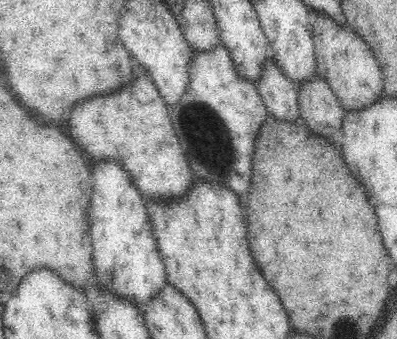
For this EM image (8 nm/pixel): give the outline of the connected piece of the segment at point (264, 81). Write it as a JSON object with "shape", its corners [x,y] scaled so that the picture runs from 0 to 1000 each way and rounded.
{"shape":[[[683,168],[670,171],[660,221],[645,257],[678,342],[700,360],[753,366],[751,260],[715,227]]]}

